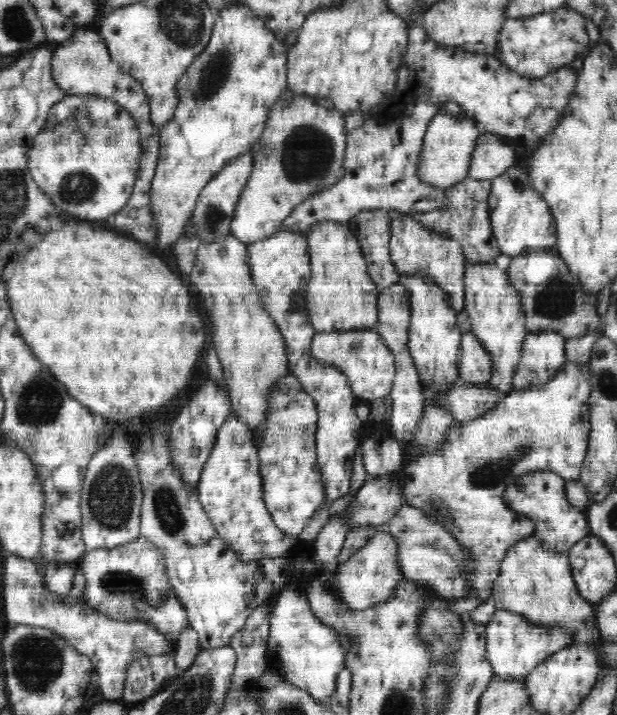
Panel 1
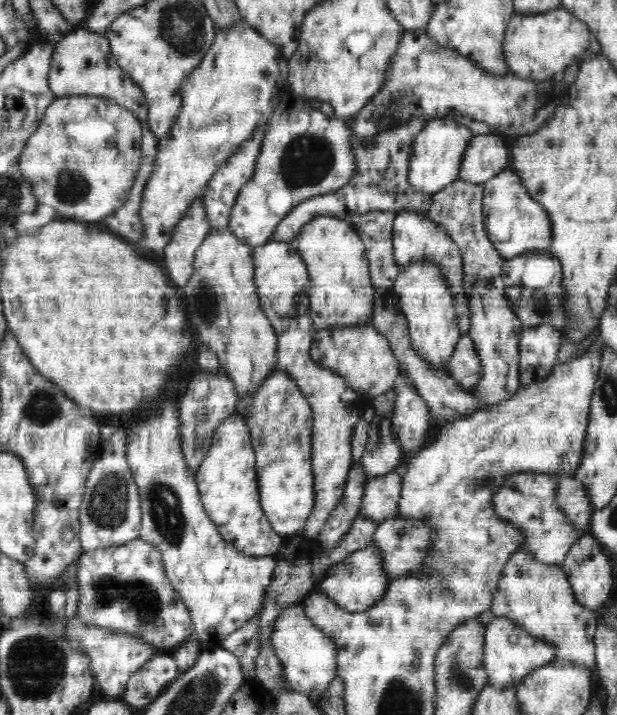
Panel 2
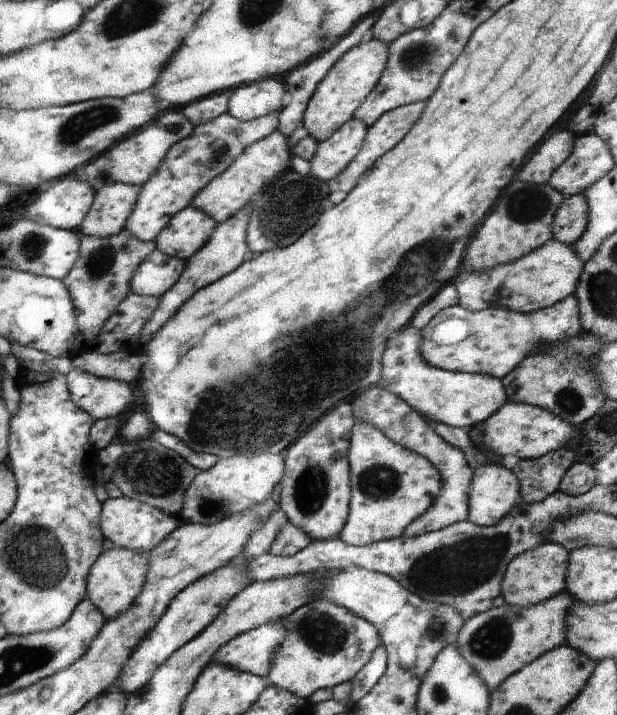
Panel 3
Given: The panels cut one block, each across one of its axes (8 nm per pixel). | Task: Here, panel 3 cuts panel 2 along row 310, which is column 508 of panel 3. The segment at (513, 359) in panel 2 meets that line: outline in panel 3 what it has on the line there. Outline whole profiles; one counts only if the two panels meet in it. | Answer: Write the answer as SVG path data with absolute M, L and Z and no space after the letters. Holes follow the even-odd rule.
M482 464L473 470L467 520L492 526L523 501L521 486L510 466Z

